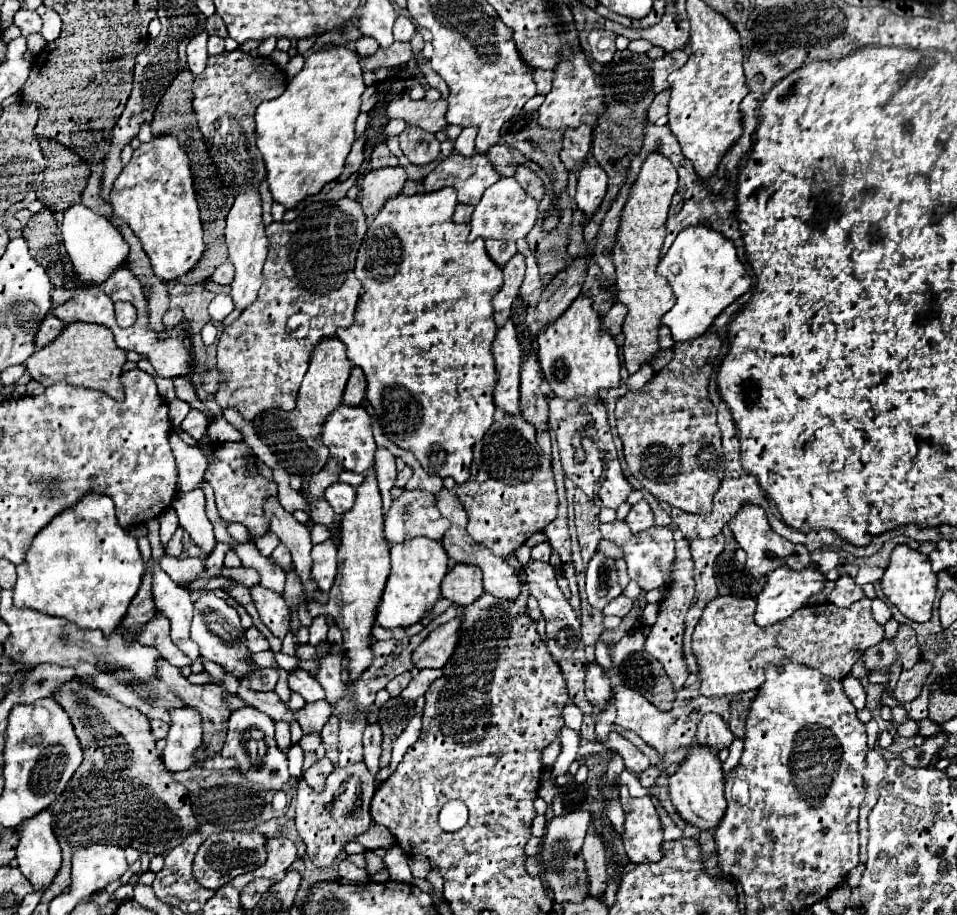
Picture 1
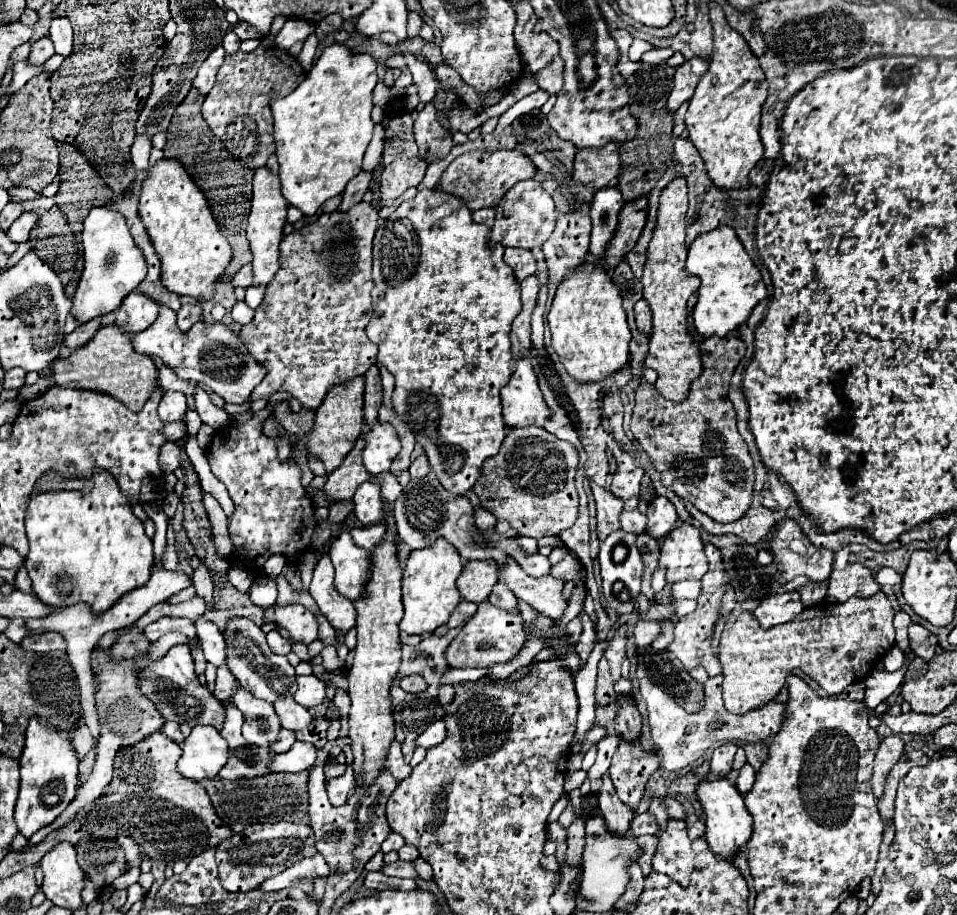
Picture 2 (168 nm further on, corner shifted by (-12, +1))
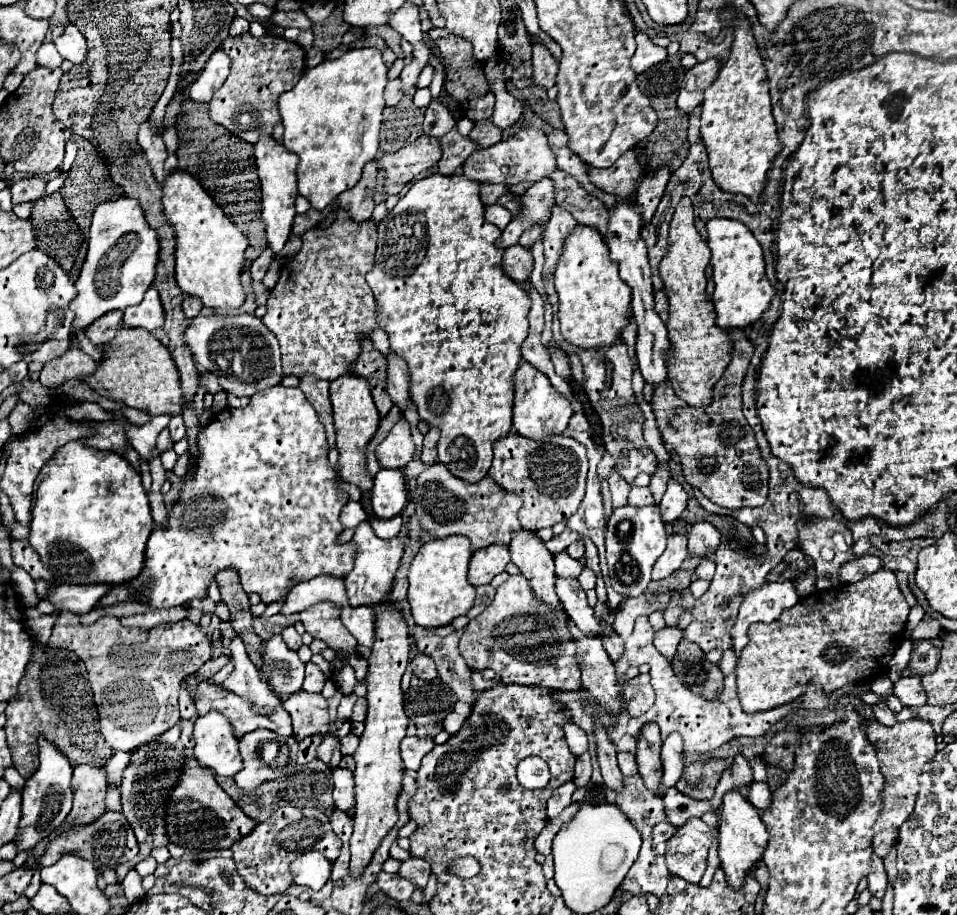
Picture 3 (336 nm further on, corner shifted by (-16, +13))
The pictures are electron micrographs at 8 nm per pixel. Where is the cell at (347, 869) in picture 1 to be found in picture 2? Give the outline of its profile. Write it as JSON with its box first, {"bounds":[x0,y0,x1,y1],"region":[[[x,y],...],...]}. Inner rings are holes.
{"bounds":[364,871,416,891],"region":[[[368,871],[364,877],[364,885],[374,891],[384,891],[384,889],[402,889],[402,891],[412,891],[416,889],[414,879],[400,879],[400,877],[386,877],[380,871]]]}

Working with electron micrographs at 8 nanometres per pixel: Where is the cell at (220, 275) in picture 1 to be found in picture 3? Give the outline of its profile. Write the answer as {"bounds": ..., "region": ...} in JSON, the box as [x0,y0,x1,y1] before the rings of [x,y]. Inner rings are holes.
{"bounds":[250,247,274,281],"region":[[[268,247],[268,249],[264,249],[262,255],[252,263],[252,269],[250,269],[250,271],[252,271],[252,279],[254,279],[254,281],[262,281],[272,261],[274,261],[274,251]]]}

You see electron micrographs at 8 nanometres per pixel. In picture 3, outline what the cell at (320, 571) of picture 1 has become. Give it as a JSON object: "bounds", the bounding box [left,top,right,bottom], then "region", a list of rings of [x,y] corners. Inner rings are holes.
{"bounds":[344,521,404,607],"region":[[[364,521],[358,525],[356,535],[352,539],[358,547],[356,551],[356,565],[354,571],[344,579],[346,583],[346,593],[348,593],[348,603],[350,607],[360,607],[360,605],[380,605],[382,601],[388,599],[388,593],[392,591],[394,575],[400,565],[400,557],[404,555],[404,539],[394,537],[394,539],[380,539],[372,531],[370,521]]]}

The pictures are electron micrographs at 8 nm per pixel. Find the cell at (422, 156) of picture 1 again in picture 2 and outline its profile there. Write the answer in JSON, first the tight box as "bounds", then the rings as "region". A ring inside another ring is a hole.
{"bounds":[414,103,452,163],"region":[[[426,103],[414,121],[414,139],[420,149],[420,157],[426,163],[446,157],[452,149],[452,135],[438,123],[434,103]]]}

